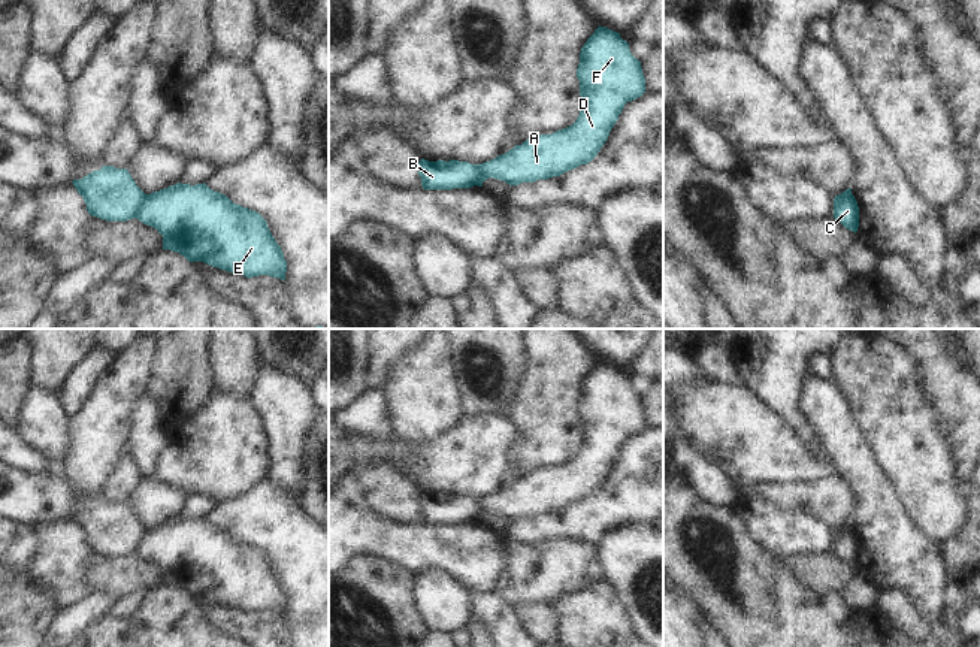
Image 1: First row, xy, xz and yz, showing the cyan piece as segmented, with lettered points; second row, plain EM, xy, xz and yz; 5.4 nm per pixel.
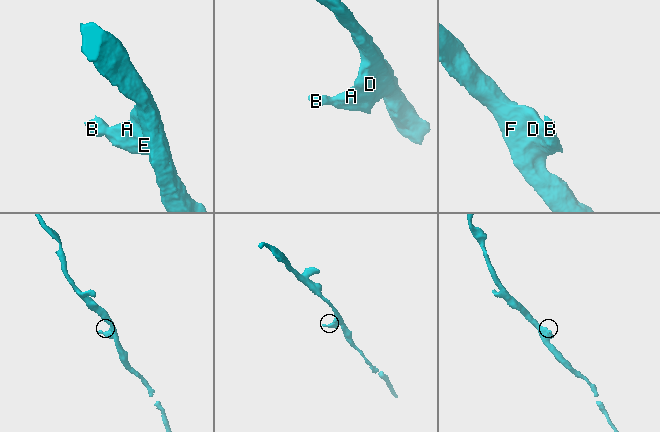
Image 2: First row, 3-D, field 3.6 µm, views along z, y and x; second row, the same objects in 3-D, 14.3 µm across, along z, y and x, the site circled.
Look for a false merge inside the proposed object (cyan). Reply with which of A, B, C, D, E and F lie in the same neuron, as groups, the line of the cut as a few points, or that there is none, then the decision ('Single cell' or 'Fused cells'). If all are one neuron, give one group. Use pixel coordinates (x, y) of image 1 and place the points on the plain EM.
Groups: A C D E F / B. Split along xy (147, 529), (136, 552). Fused cells.

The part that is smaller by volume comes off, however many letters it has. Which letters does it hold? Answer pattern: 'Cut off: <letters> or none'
Cut off: B

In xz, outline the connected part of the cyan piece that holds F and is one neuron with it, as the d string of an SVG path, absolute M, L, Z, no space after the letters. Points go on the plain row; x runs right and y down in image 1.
M601 360L581 383L577 412L581 430L577 456L551 469L536 469L508 487L478 499L475 520L483 521L483 517L489 513L505 516L509 520L535 517L560 511L568 505L590 498L607 477L624 439L645 427L641 396L630 388L629 378L620 372L620 368Z

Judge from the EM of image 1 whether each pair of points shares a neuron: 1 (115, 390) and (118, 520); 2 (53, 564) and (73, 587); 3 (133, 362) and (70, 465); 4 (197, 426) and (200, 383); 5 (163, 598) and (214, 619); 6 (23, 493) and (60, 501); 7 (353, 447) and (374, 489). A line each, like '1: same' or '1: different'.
1: same
2: same
3: same
4: different
5: different
6: same
7: different

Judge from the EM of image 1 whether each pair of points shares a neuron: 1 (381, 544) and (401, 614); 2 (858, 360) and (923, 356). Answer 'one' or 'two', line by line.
1: two
2: two

